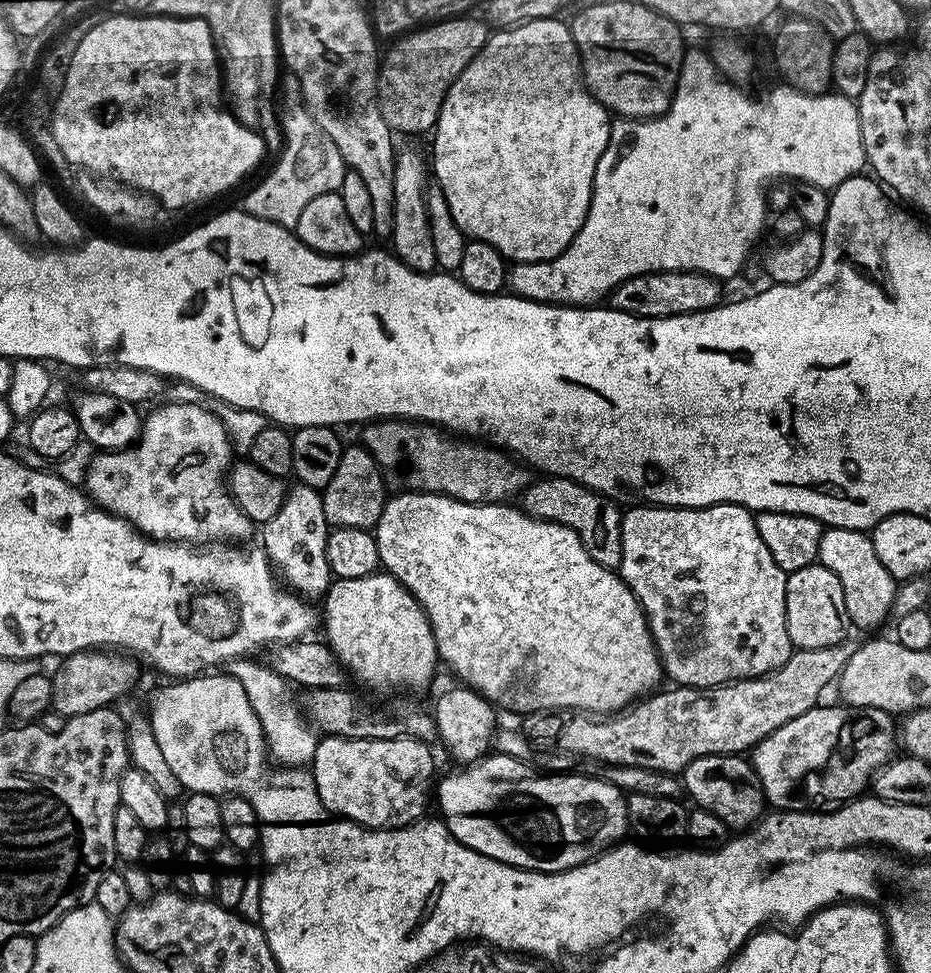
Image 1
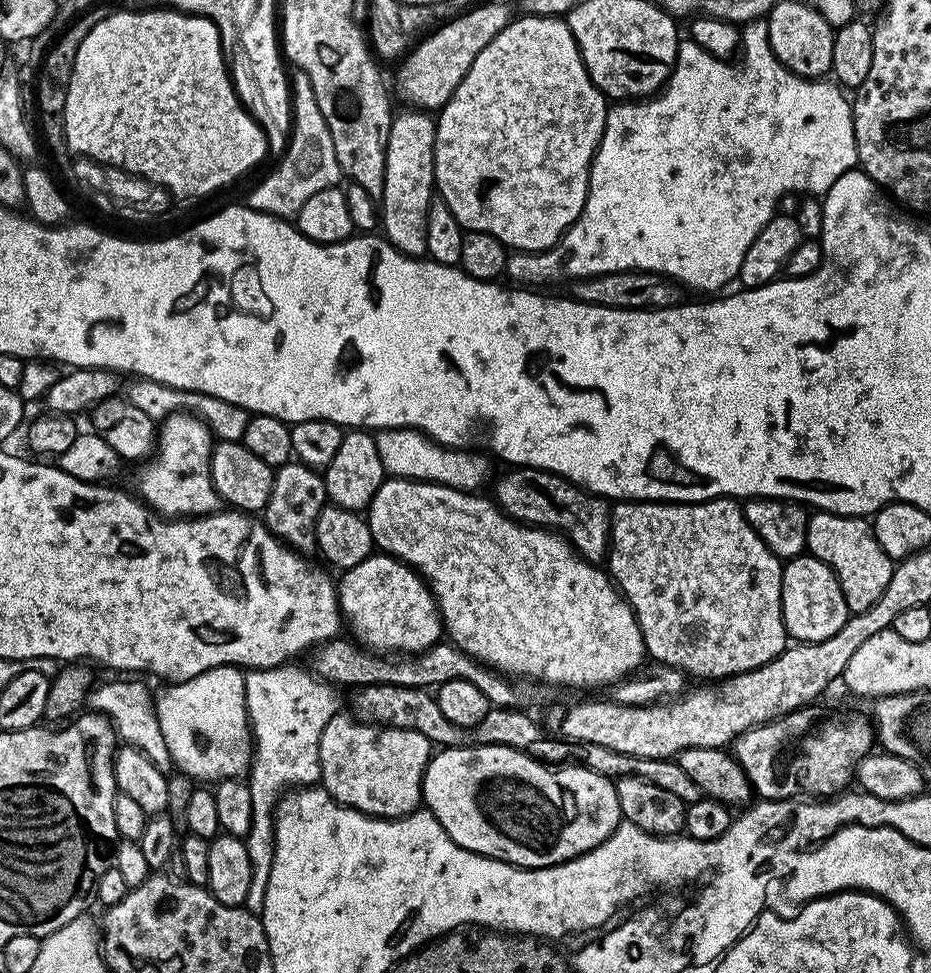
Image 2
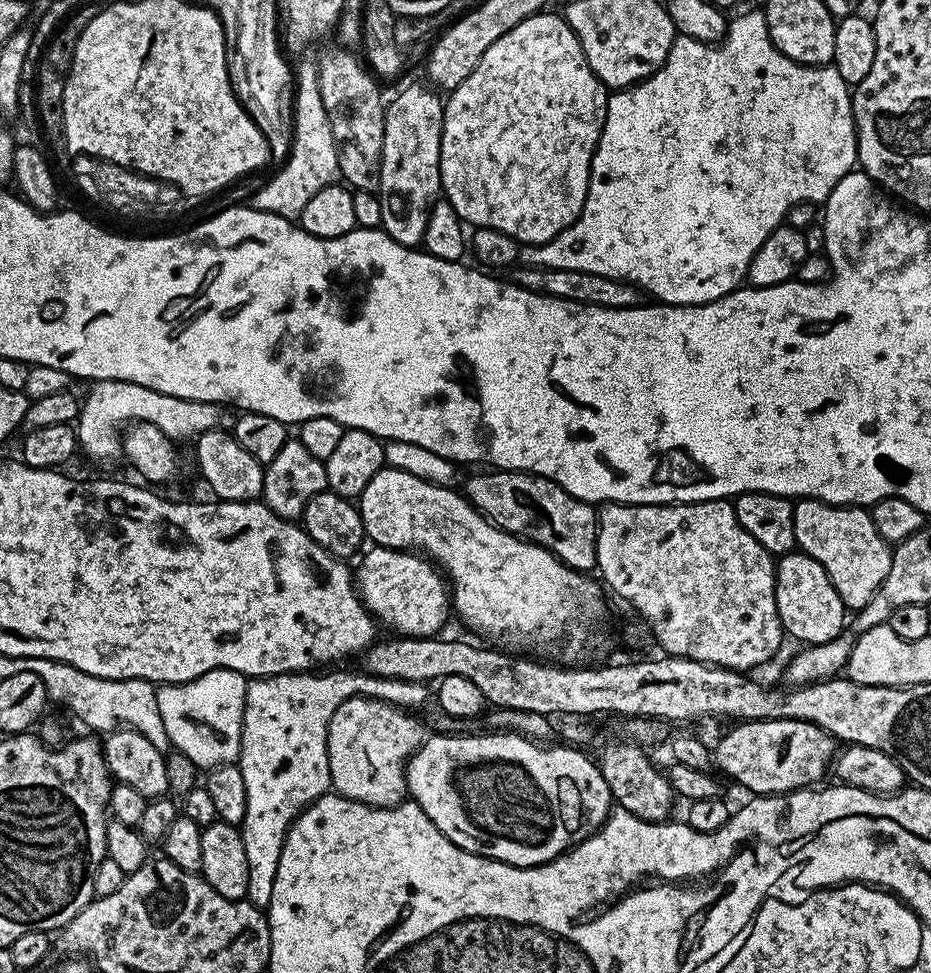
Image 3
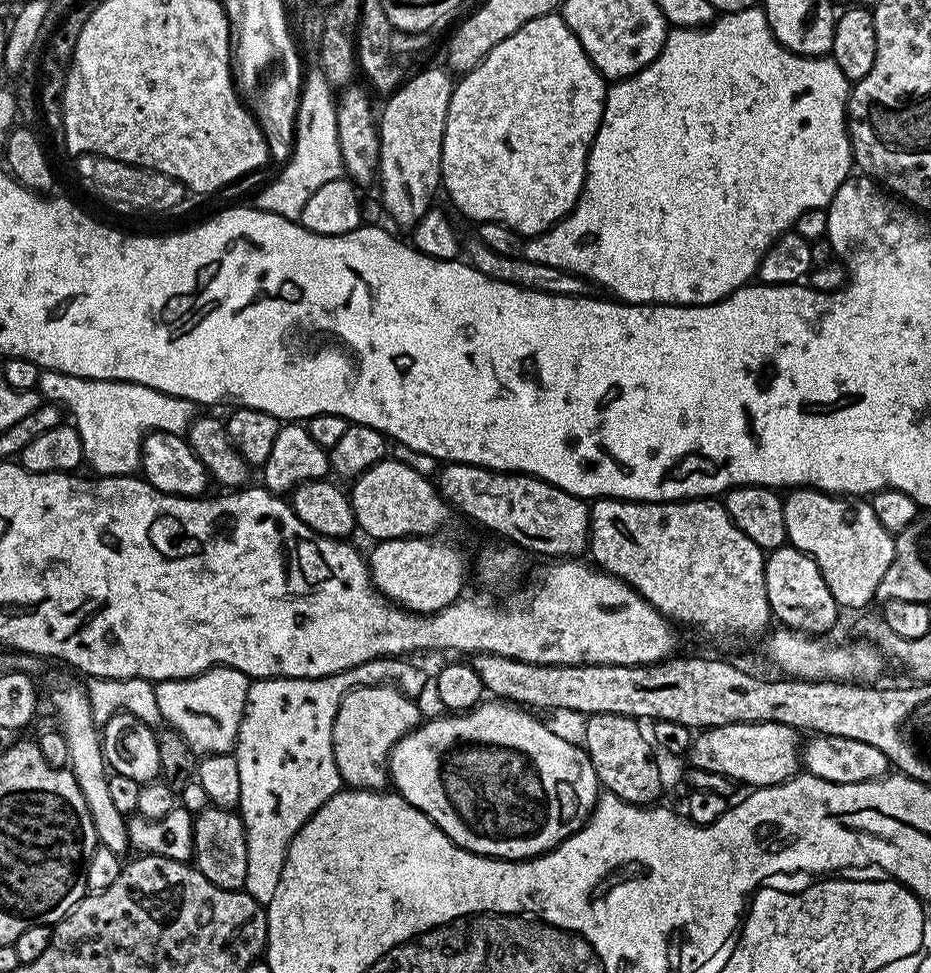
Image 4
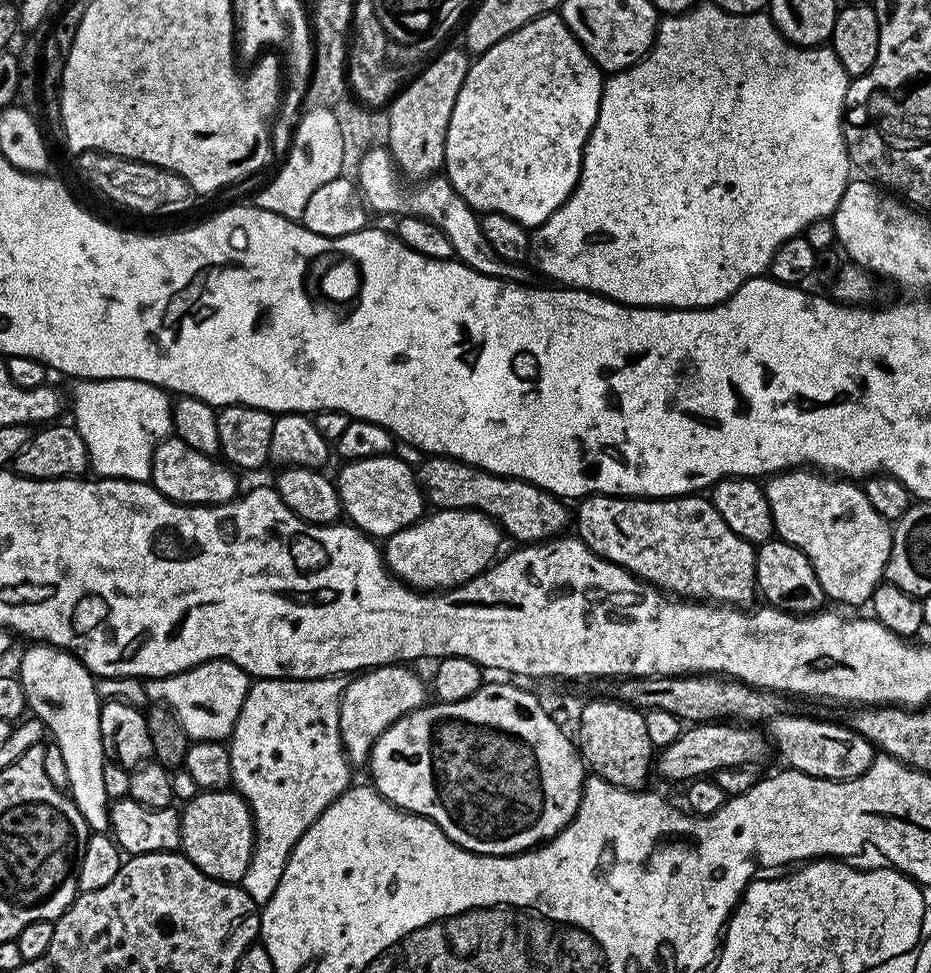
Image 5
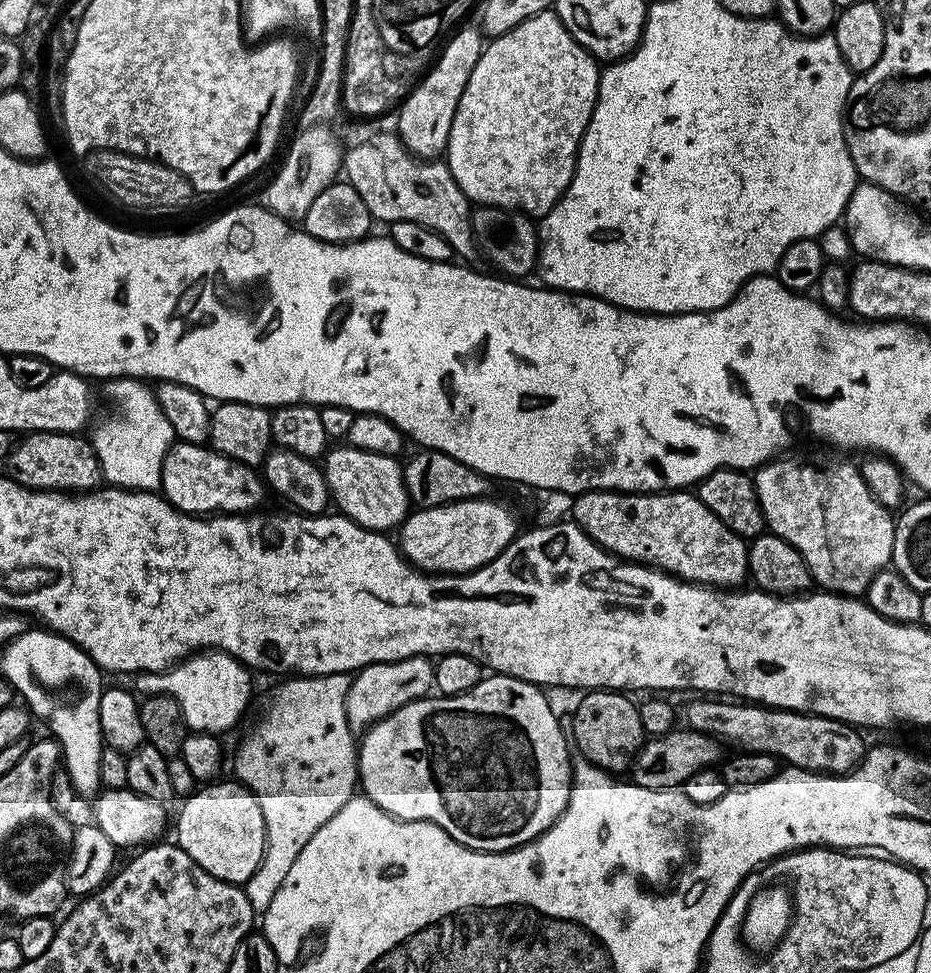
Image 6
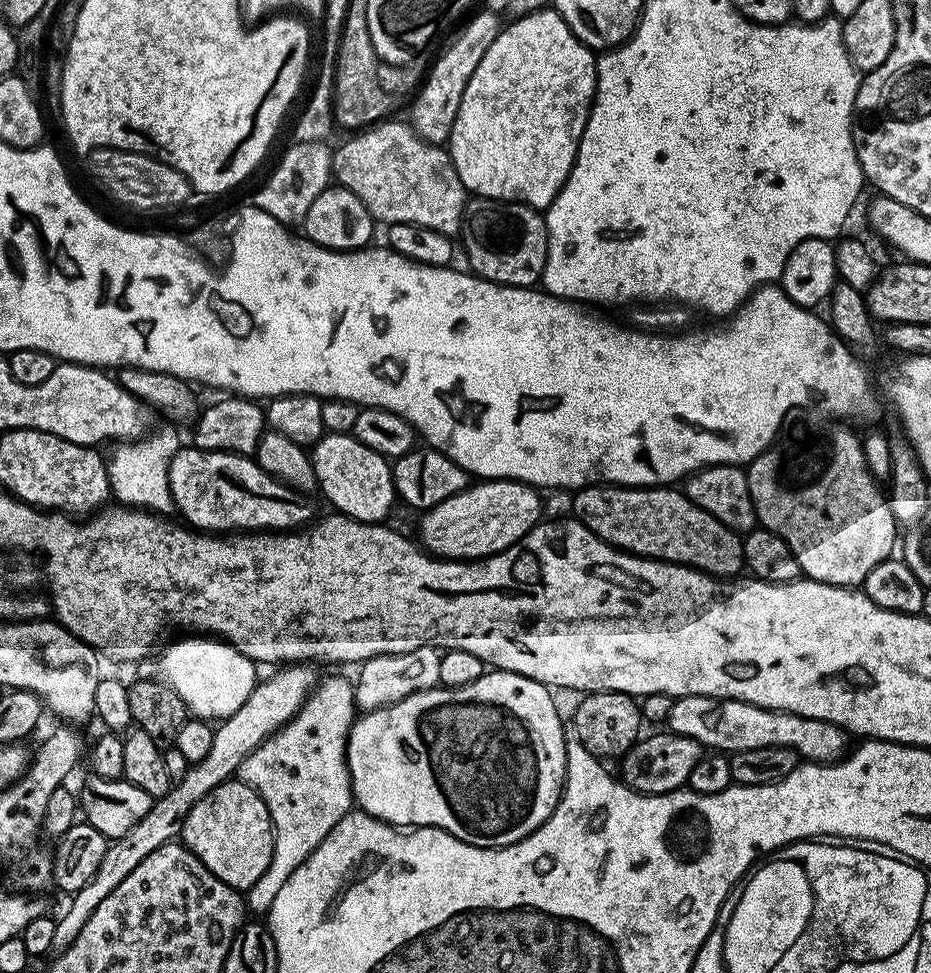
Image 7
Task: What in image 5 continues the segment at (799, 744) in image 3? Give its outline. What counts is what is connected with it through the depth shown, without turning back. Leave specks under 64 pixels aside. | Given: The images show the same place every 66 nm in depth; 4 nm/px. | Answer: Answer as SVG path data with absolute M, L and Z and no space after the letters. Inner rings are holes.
M696 722L685 727L676 742L659 749L654 760L654 772L664 780L691 782L697 778L708 778L719 768L733 768L750 764L763 765L770 752L770 740L763 731L755 732L752 726L735 726L730 722Z

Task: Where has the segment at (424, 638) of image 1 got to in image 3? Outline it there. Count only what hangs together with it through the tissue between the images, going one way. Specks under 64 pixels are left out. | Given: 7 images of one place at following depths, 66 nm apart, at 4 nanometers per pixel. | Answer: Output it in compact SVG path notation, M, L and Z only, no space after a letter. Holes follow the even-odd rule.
M379 546L369 549L359 557L360 569L357 567L354 572L354 583L364 607L383 627L385 624L393 628L393 633L401 637L437 635L448 620L448 612L450 616L450 592L437 565L412 550Z

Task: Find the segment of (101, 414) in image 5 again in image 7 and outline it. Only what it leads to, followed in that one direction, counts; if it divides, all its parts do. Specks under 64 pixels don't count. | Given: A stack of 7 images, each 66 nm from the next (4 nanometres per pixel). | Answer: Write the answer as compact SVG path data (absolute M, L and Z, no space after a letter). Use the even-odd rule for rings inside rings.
M157 427L146 436L131 442L120 442L115 445L112 457L107 457L108 481L112 487L111 495L116 496L121 505L143 508L157 514L168 514L174 505L170 494L168 467L176 451L182 447L182 440L175 427Z

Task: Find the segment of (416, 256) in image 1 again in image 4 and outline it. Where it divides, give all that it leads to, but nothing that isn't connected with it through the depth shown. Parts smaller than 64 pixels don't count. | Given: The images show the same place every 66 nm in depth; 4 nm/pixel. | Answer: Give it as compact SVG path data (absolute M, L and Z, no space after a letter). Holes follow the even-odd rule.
M443 67L428 68L417 76L409 75L404 83L387 97L384 109L378 112L380 129L380 170L378 185L384 191L384 208L388 216L400 228L415 229L429 208L433 207L436 188L441 187L440 163L442 162L442 138L446 130L446 114L450 110L450 98L454 80Z

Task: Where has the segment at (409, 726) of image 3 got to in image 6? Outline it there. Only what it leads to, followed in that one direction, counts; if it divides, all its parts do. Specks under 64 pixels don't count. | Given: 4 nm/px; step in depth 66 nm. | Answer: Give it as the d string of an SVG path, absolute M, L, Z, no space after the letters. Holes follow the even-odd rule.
M411 656L398 662L371 664L352 676L352 685L346 694L346 718L353 733L363 734L394 710L415 700L423 700L433 691L434 664L429 657Z

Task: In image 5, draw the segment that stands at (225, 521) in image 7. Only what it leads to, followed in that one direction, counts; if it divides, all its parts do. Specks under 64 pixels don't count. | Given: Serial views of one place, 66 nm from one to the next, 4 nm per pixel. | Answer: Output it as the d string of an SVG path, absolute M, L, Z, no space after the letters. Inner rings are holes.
M173 434L156 445L150 483L163 496L179 504L224 504L237 499L235 475L227 463L194 450L194 446L186 446L186 442Z

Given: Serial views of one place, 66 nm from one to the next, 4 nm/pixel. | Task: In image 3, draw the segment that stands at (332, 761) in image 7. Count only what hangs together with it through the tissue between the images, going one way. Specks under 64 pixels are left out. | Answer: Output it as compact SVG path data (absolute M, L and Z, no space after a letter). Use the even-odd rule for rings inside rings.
M324 670L319 674L291 672L281 676L261 676L253 679L246 690L238 761L242 778L245 781L246 812L238 829L244 842L248 861L246 898L261 910L267 909L270 895L273 893L278 859L281 858L282 846L285 844L285 834L288 833L289 826L308 805L331 789L332 779L330 778L330 762L326 754L326 734L330 726L330 718L334 718L334 710L338 710L338 706L342 706L342 702L346 702L351 696L386 698L388 703L405 710L418 710L416 708L430 700L429 685L422 682L370 676L363 670L332 671L336 670Z

